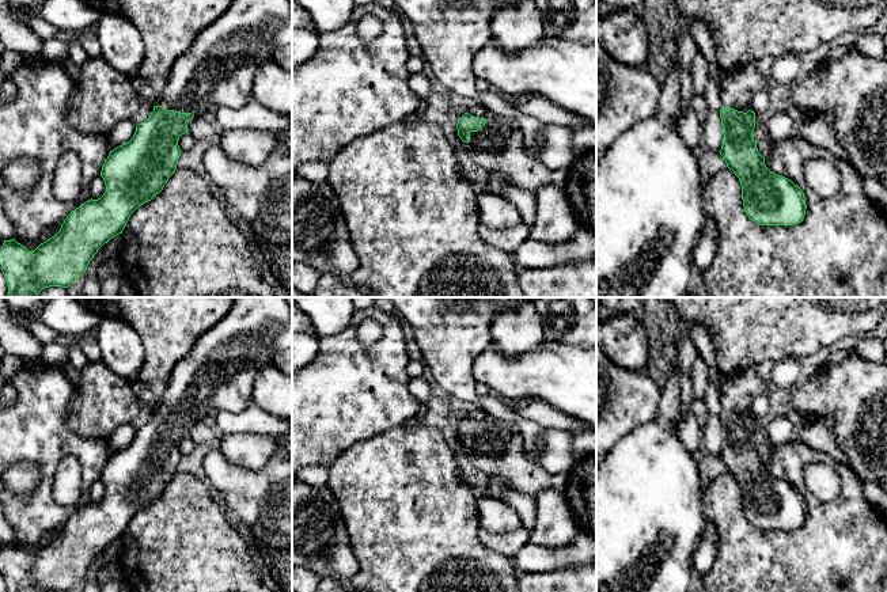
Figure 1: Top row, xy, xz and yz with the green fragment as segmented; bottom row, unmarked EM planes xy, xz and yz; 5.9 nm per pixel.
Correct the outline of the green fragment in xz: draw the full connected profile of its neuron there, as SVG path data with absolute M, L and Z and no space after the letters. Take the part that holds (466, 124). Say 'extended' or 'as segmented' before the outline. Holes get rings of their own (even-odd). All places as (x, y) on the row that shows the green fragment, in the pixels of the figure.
extended; M469 113L458 119L456 129L463 143L470 143L490 152L503 151L513 133L504 125L503 119L485 119L473 117Z

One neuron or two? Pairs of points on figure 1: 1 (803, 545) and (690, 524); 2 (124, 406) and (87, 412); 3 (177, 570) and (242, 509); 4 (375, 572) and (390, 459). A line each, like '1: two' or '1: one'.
1: two
2: one
3: two
4: one

